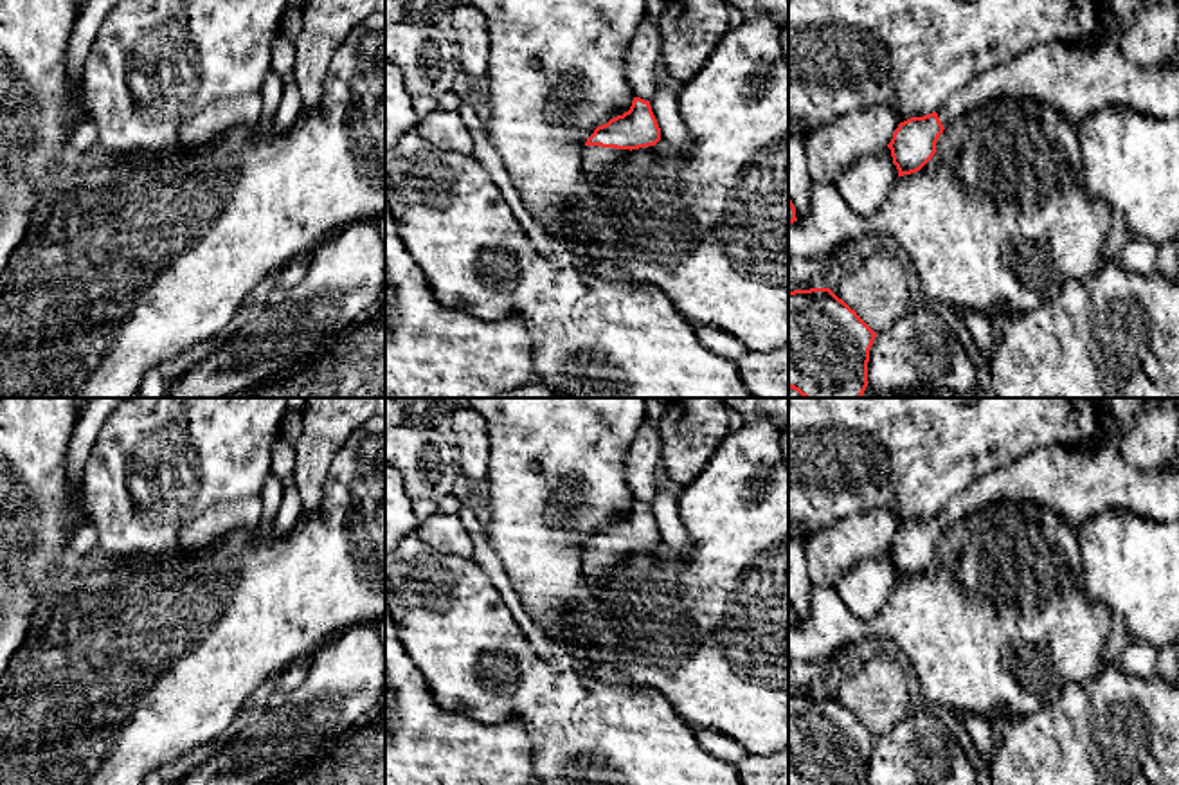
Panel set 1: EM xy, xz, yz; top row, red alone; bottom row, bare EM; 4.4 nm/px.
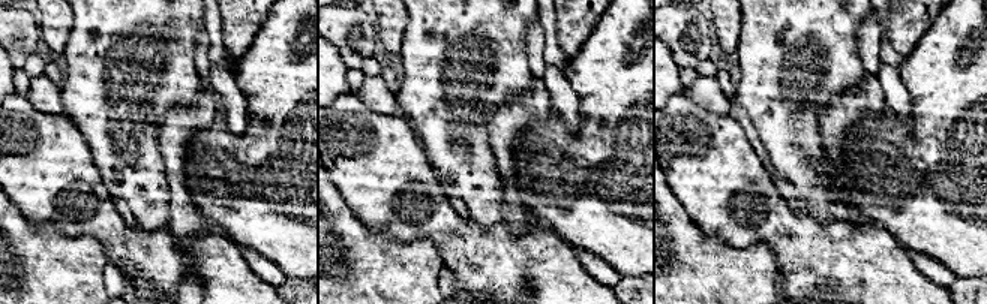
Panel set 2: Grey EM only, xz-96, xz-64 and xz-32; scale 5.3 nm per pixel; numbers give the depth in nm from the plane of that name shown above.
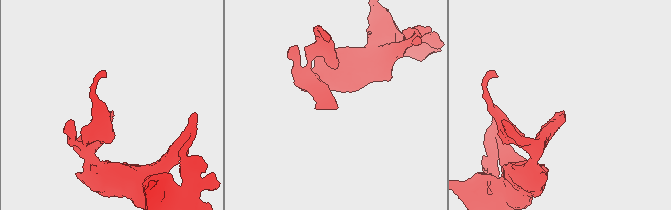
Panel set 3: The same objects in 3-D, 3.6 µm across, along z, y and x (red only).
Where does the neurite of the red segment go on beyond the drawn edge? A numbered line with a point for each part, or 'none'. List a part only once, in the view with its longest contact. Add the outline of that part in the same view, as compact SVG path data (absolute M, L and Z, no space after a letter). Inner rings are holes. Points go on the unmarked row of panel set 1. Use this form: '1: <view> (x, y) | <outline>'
1: xz (596, 564) | M585 549L581 555L581 571L585 583L592 589L599 589L608 574L625 571L630 553Z

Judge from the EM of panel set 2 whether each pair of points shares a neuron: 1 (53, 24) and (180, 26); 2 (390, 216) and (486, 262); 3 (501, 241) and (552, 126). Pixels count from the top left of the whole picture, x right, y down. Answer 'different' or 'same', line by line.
1: different
2: same
3: different

